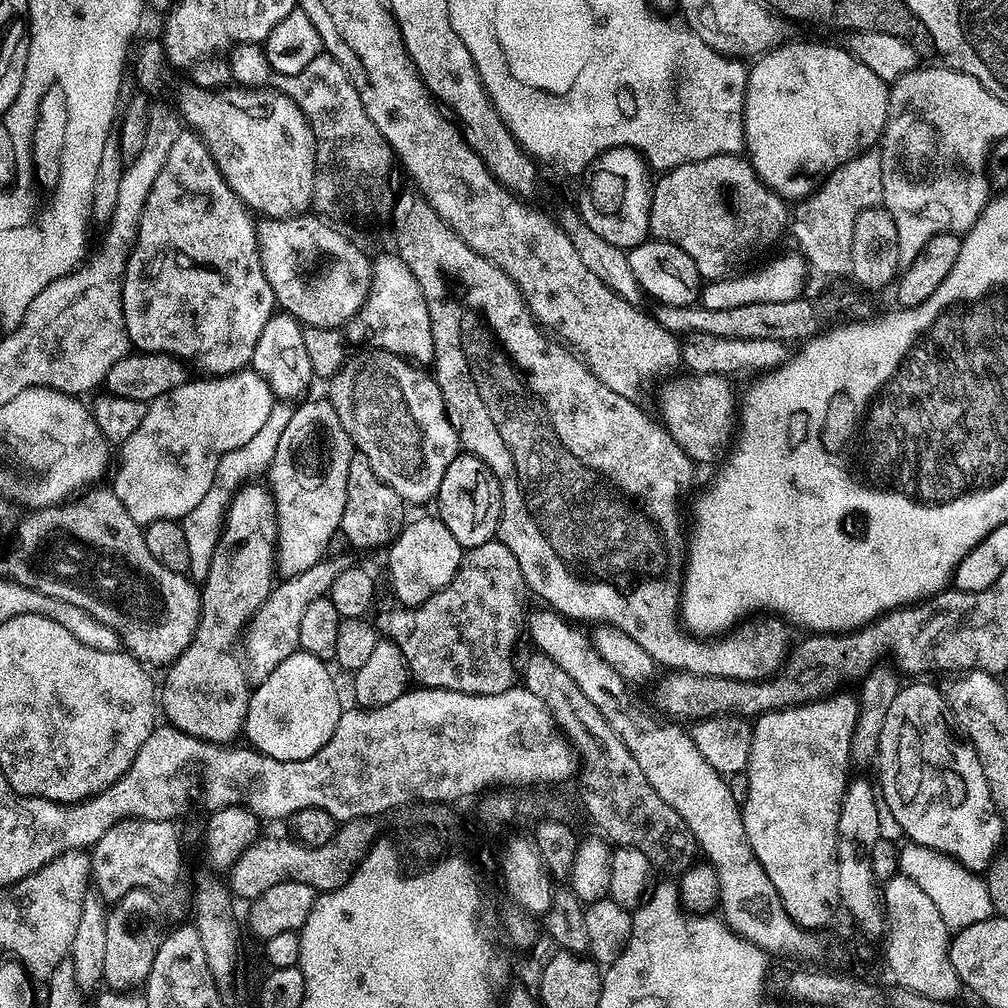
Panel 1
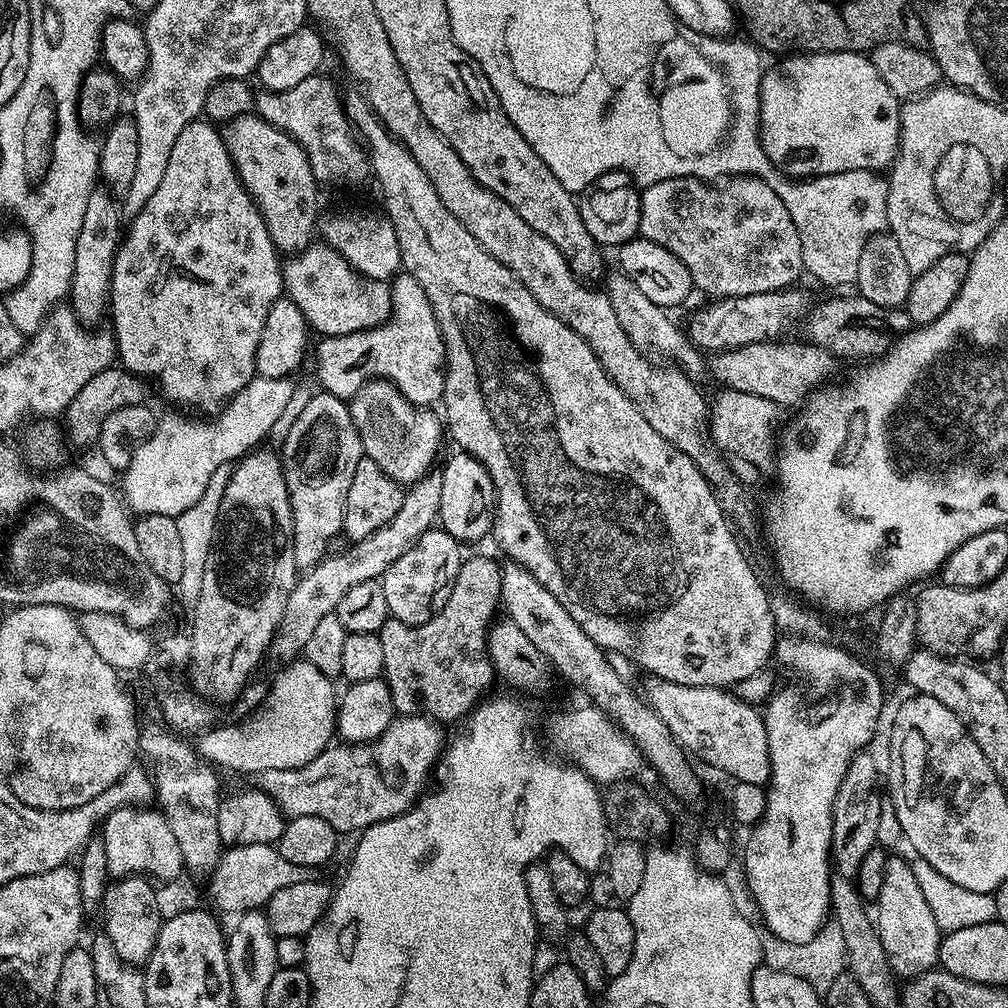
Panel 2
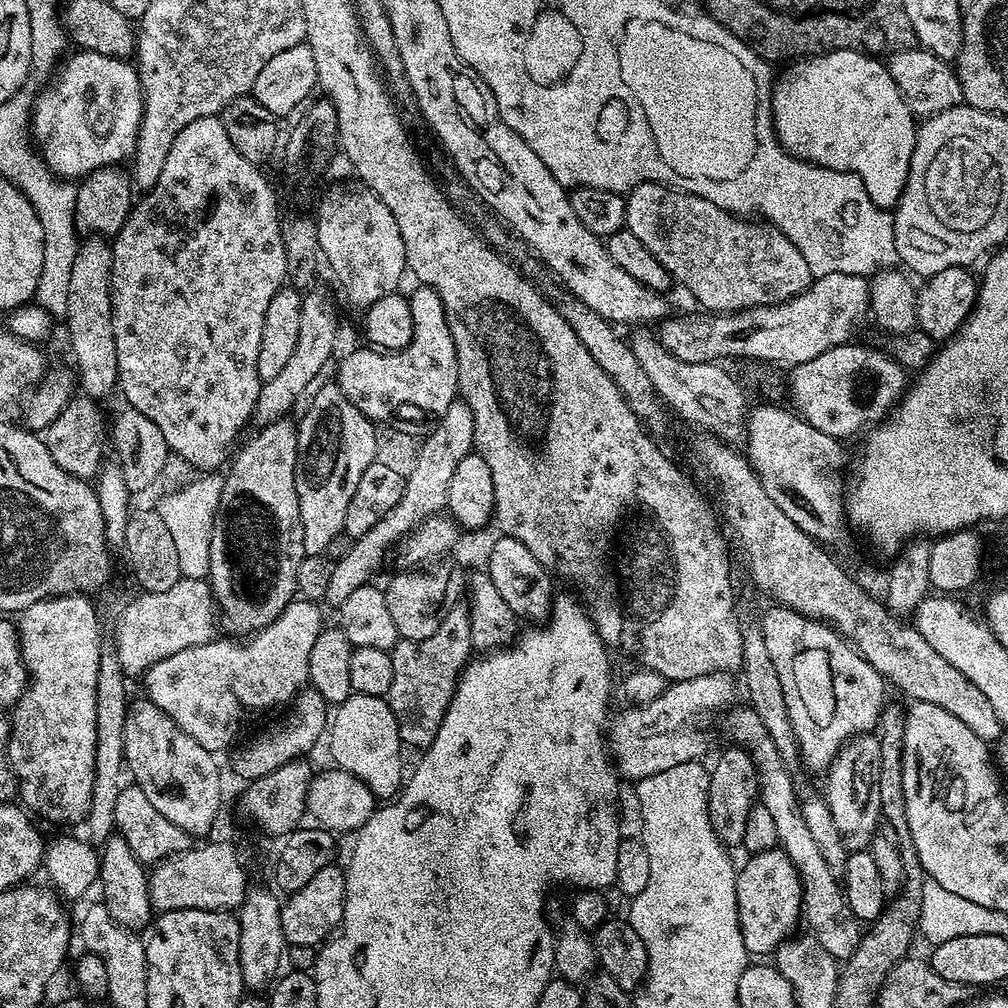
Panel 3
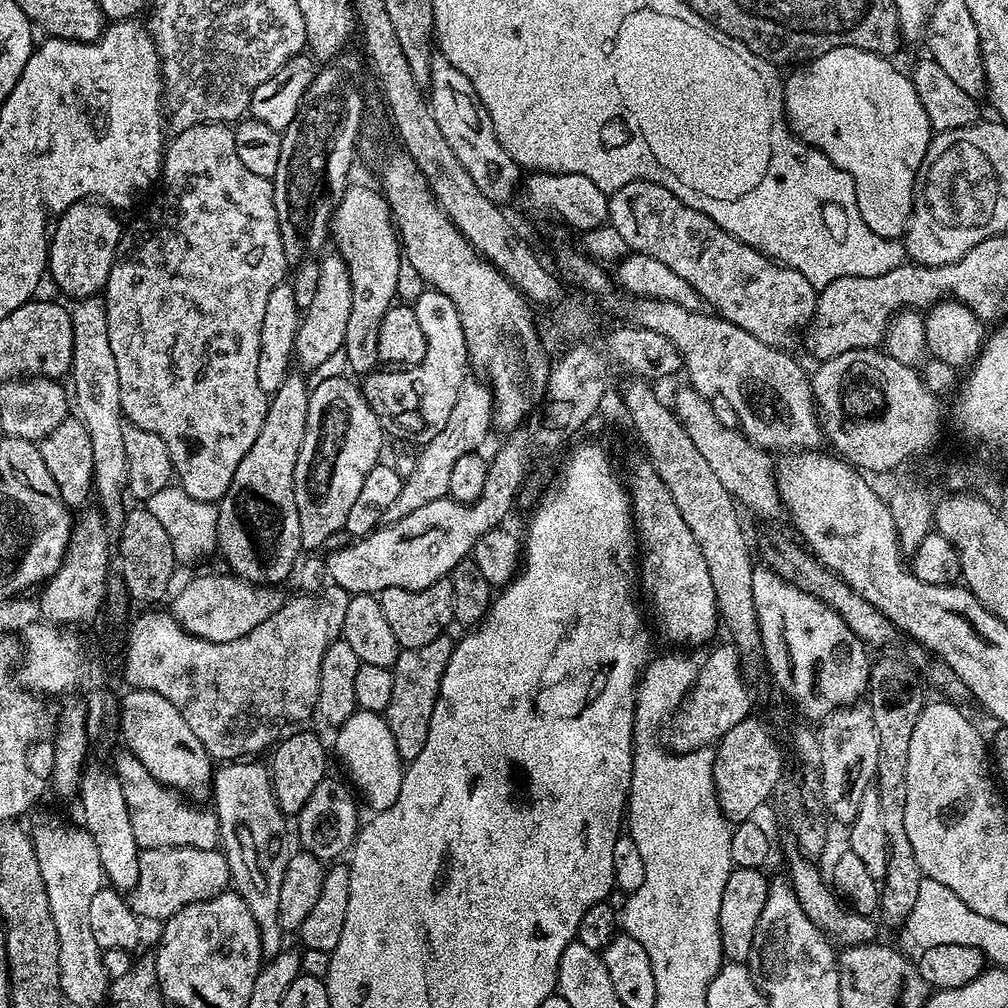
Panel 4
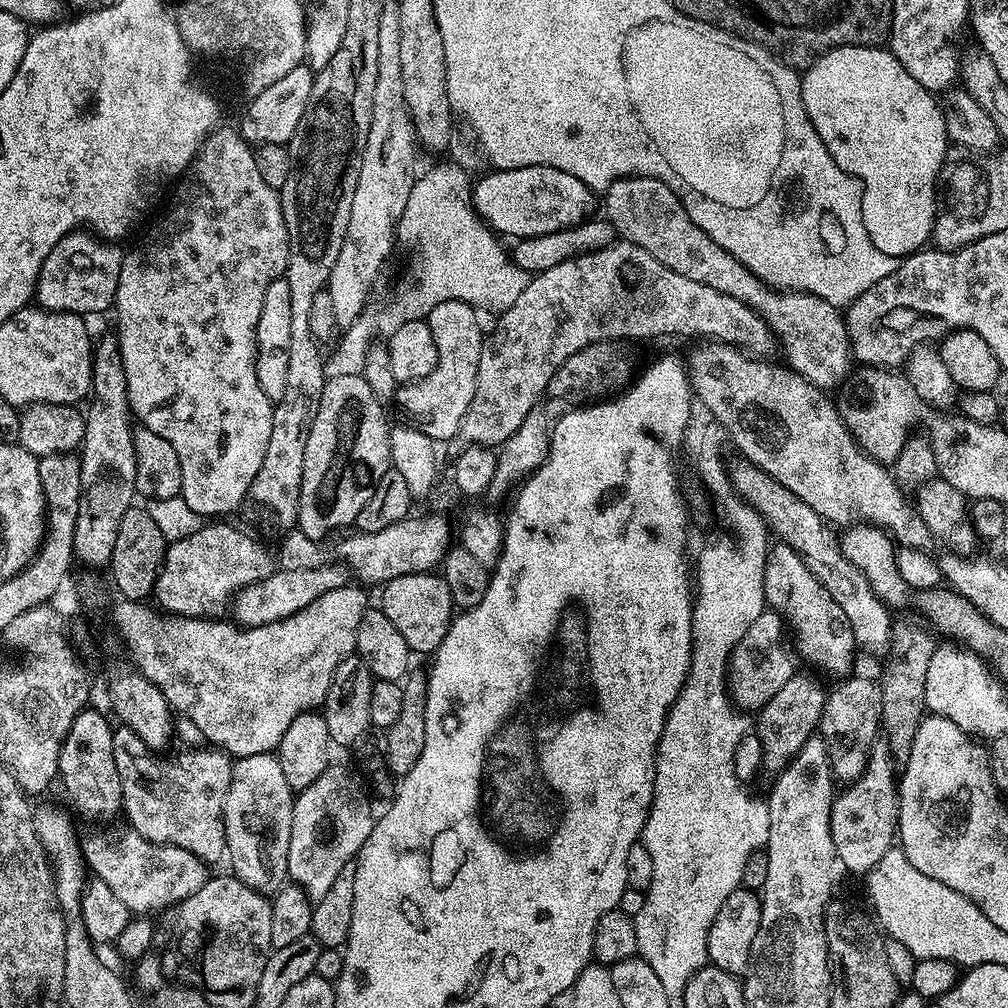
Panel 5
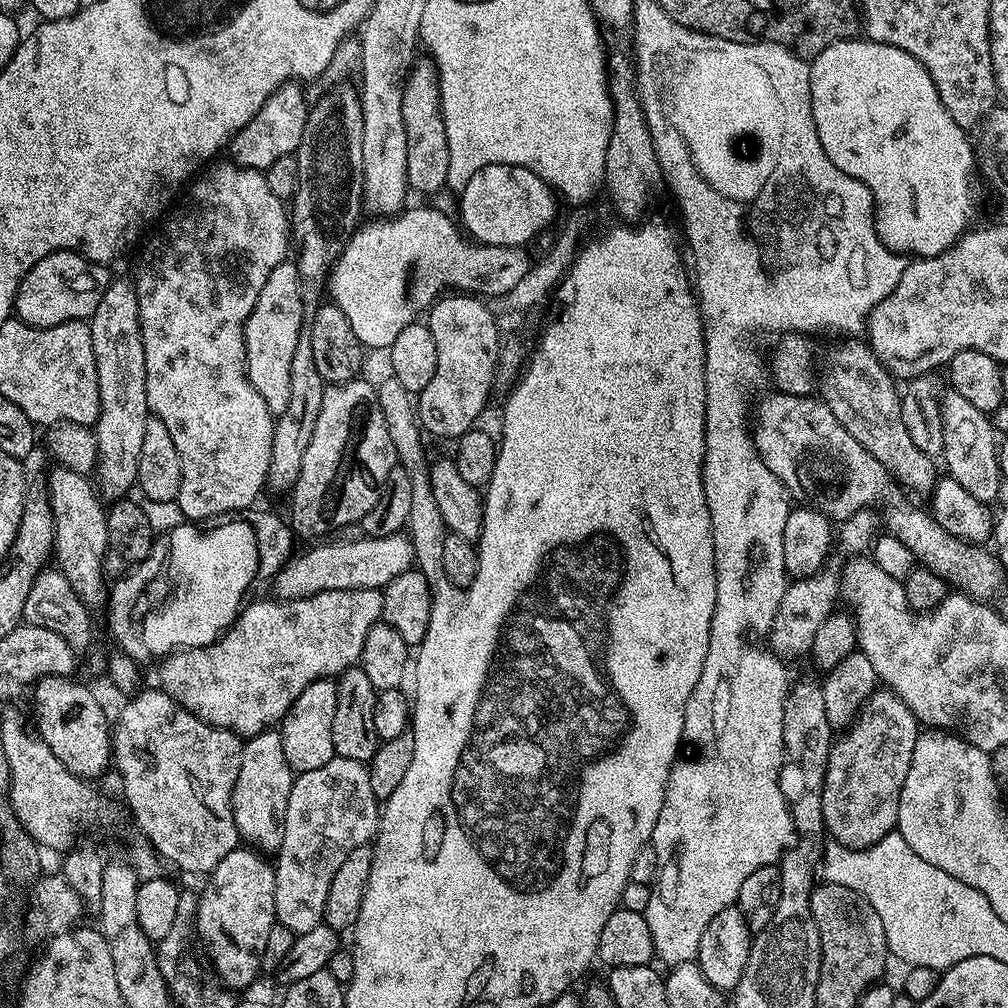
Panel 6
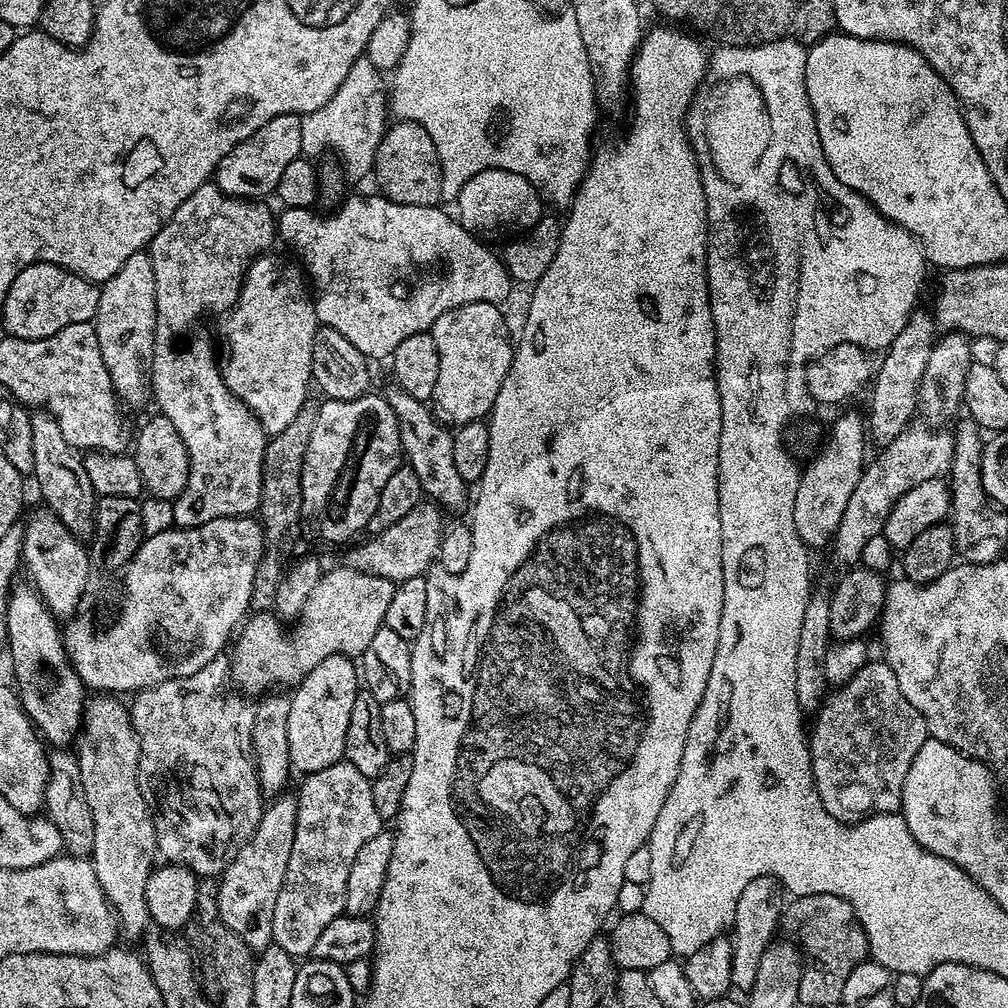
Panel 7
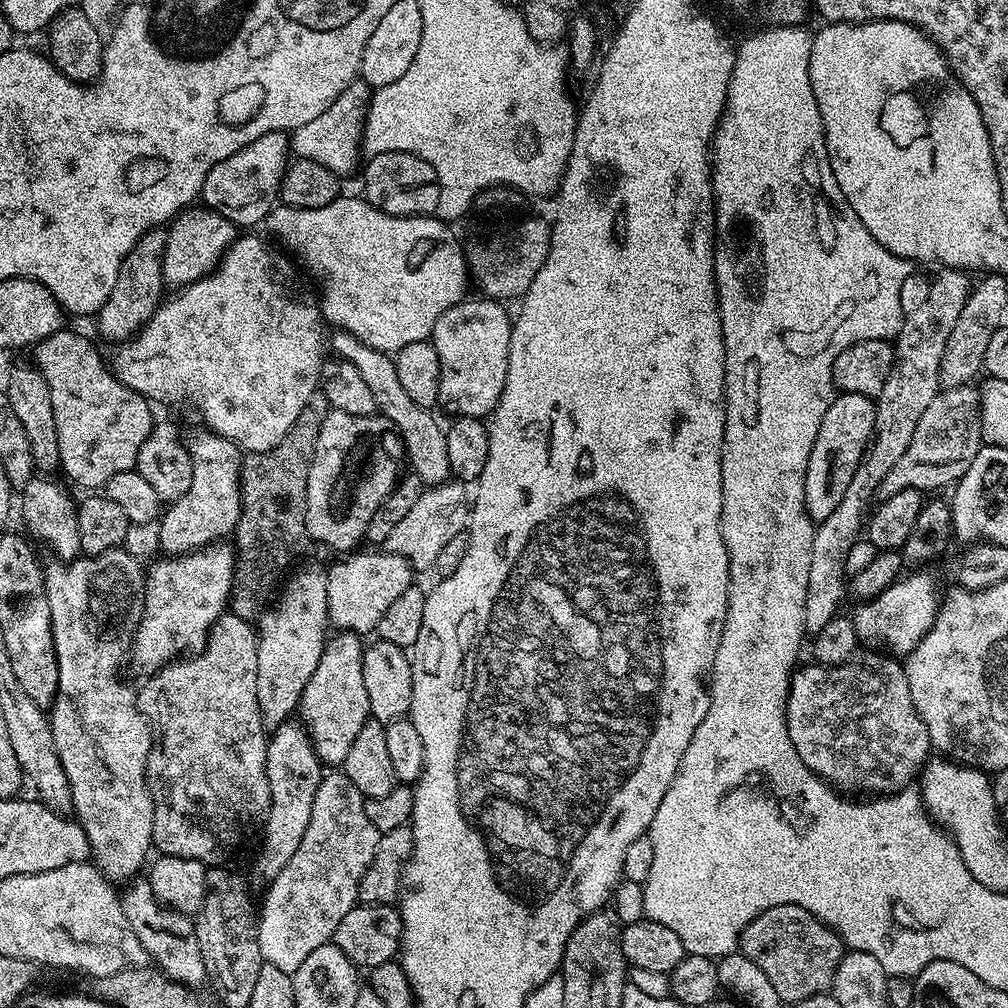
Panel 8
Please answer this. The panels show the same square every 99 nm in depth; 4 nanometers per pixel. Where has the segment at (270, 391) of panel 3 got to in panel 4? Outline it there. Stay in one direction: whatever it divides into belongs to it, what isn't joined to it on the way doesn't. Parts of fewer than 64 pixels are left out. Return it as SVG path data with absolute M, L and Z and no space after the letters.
M331 252L324 260L319 261L319 266L316 294L309 308L303 311L293 352L297 365L300 364L308 372L323 364L334 352L343 349L348 316L351 312L351 278L343 257Z

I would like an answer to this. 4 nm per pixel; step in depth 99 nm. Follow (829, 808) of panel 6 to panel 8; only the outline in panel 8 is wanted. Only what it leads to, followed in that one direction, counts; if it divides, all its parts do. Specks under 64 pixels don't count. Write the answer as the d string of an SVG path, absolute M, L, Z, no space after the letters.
M860 650L840 664L809 662L805 668L797 667L791 677L792 681L788 687L790 742L794 742L794 750L798 750L798 758L802 758L802 762L806 762L806 766L810 766L814 775L821 776L827 784L844 794L891 794L900 791L901 788L909 787L917 779L918 773L923 769L933 751L933 746L930 742L930 734L926 730L926 722L918 714L918 710L914 706L914 698L910 698L910 682L906 682L904 665L899 659L888 654L881 654L876 650Z

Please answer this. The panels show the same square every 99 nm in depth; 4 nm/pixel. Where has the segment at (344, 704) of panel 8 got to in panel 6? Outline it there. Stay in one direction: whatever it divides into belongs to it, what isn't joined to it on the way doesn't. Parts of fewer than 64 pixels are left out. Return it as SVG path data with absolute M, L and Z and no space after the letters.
M317 678L290 706L278 731L282 740L286 762L293 773L299 774L306 770L318 770L318 766L326 766L336 755L332 727L334 726L334 710L336 709L336 685L332 678Z

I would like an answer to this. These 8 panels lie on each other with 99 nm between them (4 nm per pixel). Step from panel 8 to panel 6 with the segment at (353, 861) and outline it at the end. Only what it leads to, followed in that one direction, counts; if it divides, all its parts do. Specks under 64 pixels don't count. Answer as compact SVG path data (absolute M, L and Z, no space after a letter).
M333 756L326 766L306 770L292 781L286 806L285 836L275 853L276 919L283 928L299 934L314 930L324 919L330 882L346 857L375 837L381 805L370 786L368 768L359 760Z

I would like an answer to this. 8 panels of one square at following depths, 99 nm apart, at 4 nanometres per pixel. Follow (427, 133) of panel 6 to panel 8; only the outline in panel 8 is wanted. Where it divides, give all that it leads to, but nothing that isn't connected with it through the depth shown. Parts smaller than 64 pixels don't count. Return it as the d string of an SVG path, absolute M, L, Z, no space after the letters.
M387 152L377 156L368 156L368 165L364 168L364 192L363 199L391 216L426 216L435 213L438 206L438 194L440 183L438 174L434 174L434 166L426 162L422 157L409 152Z

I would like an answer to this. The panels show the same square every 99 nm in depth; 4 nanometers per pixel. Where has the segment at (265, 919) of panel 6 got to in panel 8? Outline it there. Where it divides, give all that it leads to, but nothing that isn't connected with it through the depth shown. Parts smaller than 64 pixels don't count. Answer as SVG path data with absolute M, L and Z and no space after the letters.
M291 718L270 732L266 750L266 778L270 782L270 810L262 825L264 845L256 860L256 872L265 878L277 876L294 858L306 826L310 826L310 810L314 808L314 794L322 779L322 765L318 754L308 739L308 729L299 719Z

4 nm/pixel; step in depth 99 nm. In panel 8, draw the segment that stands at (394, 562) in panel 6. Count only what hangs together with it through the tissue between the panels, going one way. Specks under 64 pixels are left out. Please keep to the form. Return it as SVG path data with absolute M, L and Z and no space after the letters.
M445 482L425 487L418 503L390 530L390 536L384 540L383 547L389 552L406 558L413 569L428 568L439 561L452 540L461 539L462 533L470 524L470 492L463 483Z

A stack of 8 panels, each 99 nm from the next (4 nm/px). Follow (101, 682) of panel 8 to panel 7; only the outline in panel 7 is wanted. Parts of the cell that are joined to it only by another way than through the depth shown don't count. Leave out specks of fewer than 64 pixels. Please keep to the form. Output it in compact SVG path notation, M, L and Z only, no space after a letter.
M96 694L92 697L85 703L84 719L81 723L80 731L74 740L74 755L76 757L78 770L80 771L79 787L83 793L86 806L89 807L90 816L93 819L94 826L94 838L90 859L94 874L98 878L98 886L102 886L102 890L108 899L108 904L116 914L119 935L123 937L123 939L125 936L128 940L139 941L141 937L143 937L145 927L150 920L146 906L146 882L148 876L151 875L154 869L154 862L152 862L152 859L157 859L158 856L156 851L156 824L152 821L152 814L147 802L144 800L144 794L140 791L140 779L136 773L136 763L140 760L140 737L137 736L136 732L132 729L132 719L130 717L129 709L125 707L125 705L123 708L123 706L116 701L119 699L117 699L115 695Z

